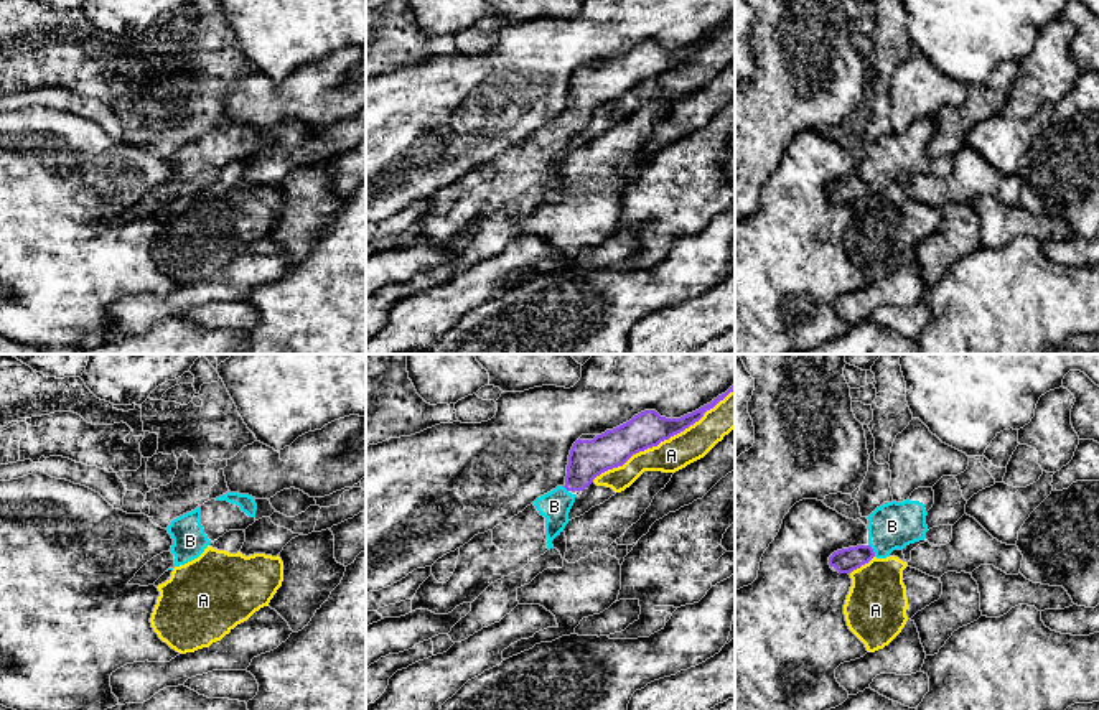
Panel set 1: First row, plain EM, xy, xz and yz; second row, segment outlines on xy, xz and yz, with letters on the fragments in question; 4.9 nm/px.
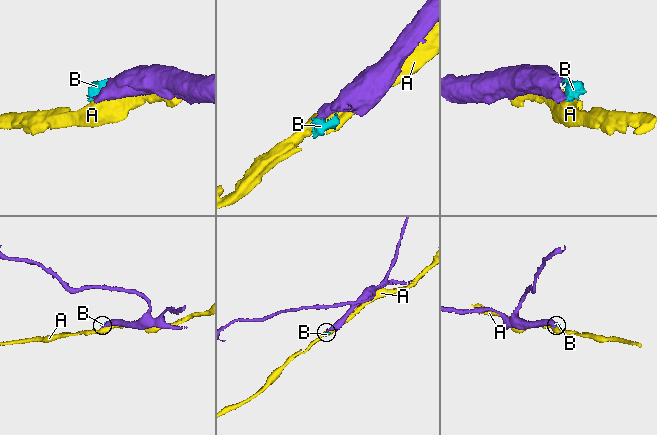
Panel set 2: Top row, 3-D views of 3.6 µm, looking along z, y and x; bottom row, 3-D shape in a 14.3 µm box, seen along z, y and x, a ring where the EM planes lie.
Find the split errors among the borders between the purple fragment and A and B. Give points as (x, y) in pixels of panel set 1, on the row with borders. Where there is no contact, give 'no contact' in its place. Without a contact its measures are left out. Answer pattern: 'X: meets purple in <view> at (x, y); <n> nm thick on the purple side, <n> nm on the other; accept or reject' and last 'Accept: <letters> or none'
A: meets purple in xz at (663, 440); 180 nm thick on the purple side, 160 nm on the other; reject
B: meets purple in yz at (872, 551); 120 nm thick on the purple side, 220 nm on the other; accept
Accept: B

